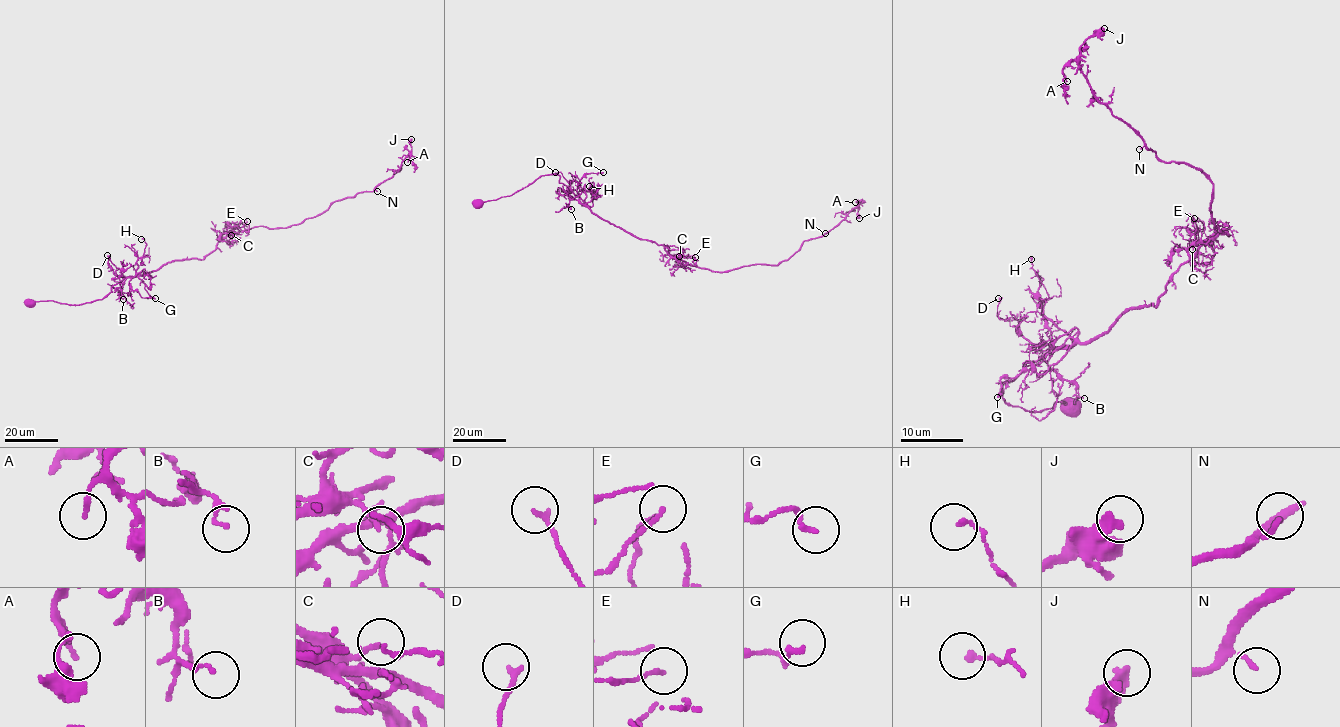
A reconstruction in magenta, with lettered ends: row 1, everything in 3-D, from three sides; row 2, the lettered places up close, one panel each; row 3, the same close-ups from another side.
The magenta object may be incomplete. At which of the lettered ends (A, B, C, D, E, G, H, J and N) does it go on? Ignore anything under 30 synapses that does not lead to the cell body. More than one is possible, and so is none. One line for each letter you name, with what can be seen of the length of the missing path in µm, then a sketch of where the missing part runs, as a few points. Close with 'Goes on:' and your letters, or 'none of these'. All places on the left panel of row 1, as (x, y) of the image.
Goes on: none of these

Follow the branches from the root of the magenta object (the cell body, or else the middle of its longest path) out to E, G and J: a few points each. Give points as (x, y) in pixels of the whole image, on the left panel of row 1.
E: (30, 302), (101, 300), (127, 278), (175, 260), (202, 260), (228, 228), (247, 221)
G: (30, 302), (80, 304), (101, 300), (113, 286), (127, 278), (130, 287), (143, 298), (155, 298)
J: (30, 302), (101, 300), (127, 278), (175, 260), (202, 260), (229, 235), (301, 223), (390, 178), (411, 139)

